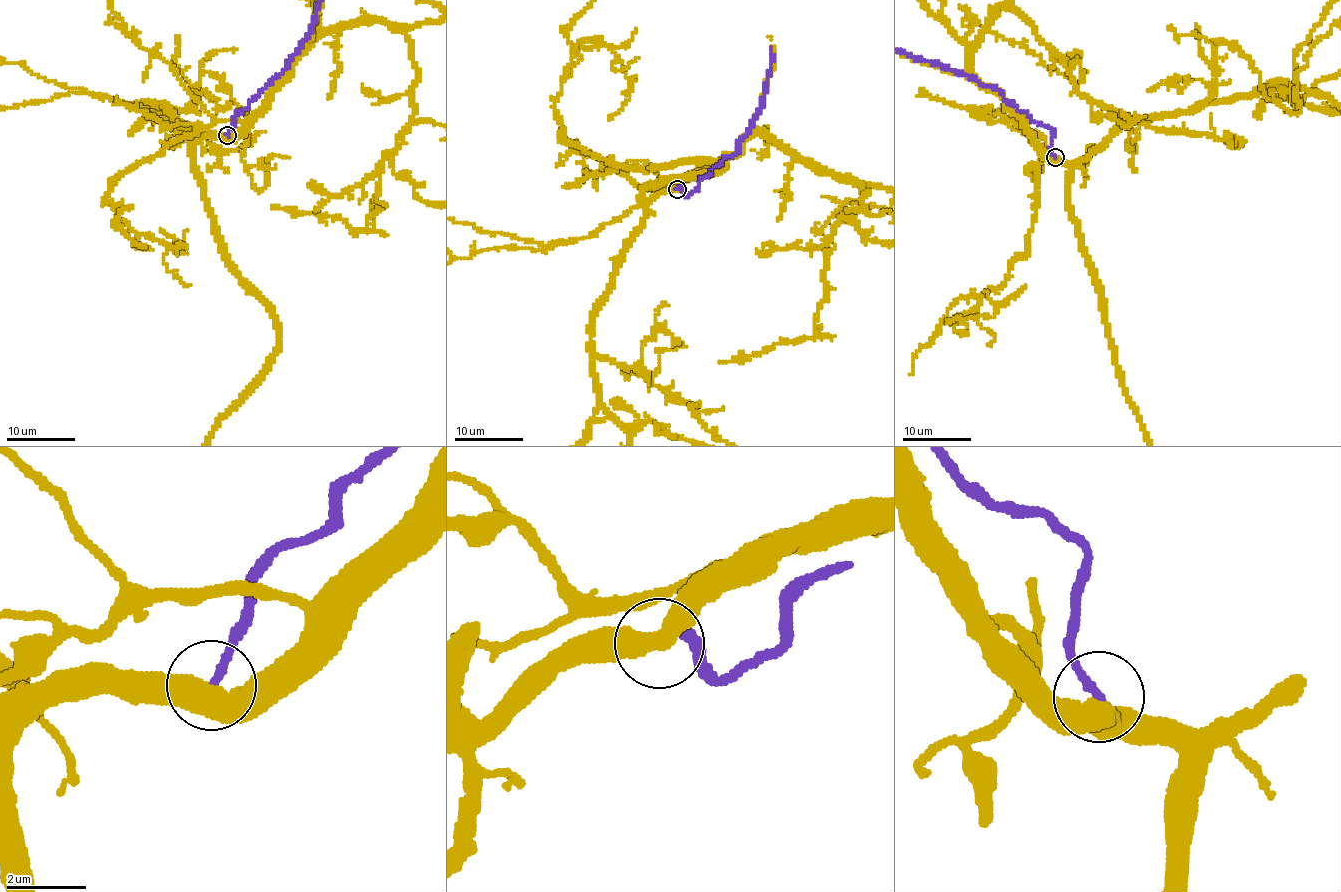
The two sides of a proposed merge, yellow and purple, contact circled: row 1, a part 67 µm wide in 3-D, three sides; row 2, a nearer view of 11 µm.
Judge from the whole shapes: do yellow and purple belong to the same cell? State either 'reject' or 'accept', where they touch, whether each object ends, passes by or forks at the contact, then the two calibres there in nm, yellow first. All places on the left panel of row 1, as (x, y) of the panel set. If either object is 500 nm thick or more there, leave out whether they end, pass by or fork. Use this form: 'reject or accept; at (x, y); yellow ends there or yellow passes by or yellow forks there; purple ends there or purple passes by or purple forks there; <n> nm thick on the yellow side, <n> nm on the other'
reject; at (227, 135); 550 nm thick on the yellow side, 200 nm on the other

